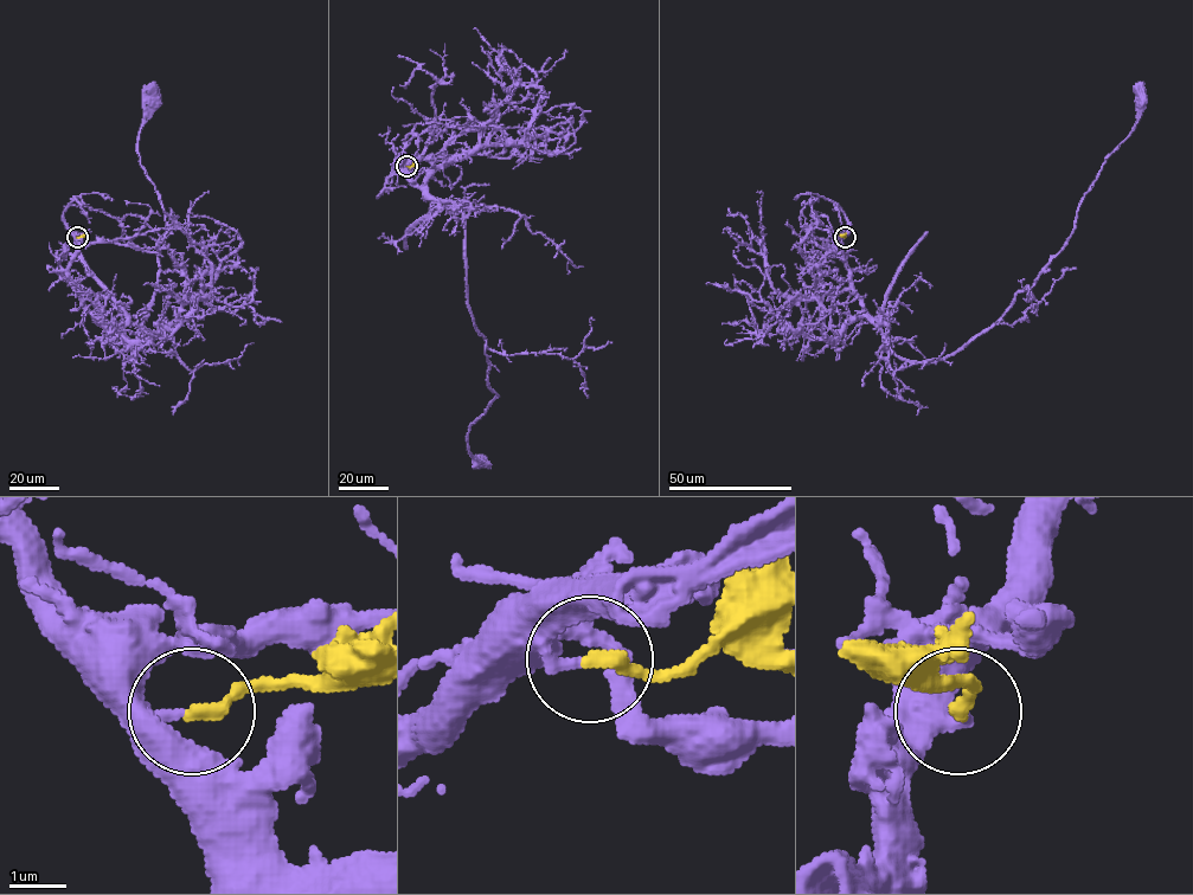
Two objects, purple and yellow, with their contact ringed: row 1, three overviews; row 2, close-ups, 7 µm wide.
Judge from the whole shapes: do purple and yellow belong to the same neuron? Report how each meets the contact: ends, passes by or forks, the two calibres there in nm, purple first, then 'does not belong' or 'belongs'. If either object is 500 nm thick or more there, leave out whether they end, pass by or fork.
purple ends there; yellow ends there; 240 nm thick on the purple side, 240 nm on the other; does not belong

